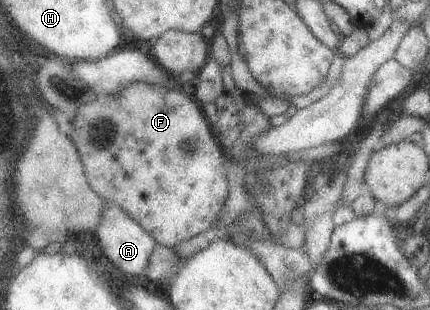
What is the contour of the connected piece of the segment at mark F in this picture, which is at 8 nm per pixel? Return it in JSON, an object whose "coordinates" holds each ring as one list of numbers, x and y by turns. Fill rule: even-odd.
{"coordinates":[[136,82,125,85,125,88,114,95,101,95,98,99,93,99,93,102,82,106,77,111,77,117,71,121,69,137,73,139,75,147,79,149,89,187,99,197,102,197,103,201,109,204,114,203,121,211,125,211,133,221,137,221,143,227,143,231,147,231,158,244,165,245,165,247,175,248,175,245,183,243,185,239,191,239,191,237,214,227,218,220,221,222,222,210,230,193,229,181,227,180,225,165,223,165,223,155,221,155,222,147,214,136,210,121,207,117,203,117,199,108,200,105,193,102,188,94,182,93,178,84,162,87]]}

